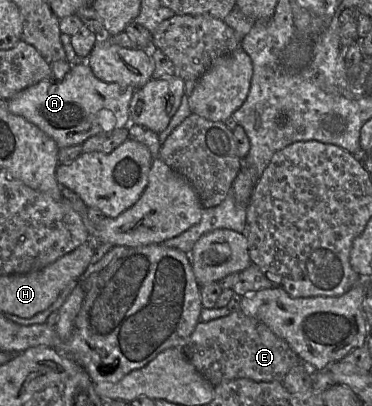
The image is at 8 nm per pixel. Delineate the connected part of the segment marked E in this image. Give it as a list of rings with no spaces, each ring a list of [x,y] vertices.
[[[240,310],[208,322],[200,321],[183,346],[183,352],[196,370],[214,386],[239,378],[282,382],[291,368],[302,363],[286,341],[277,337],[264,323]]]

